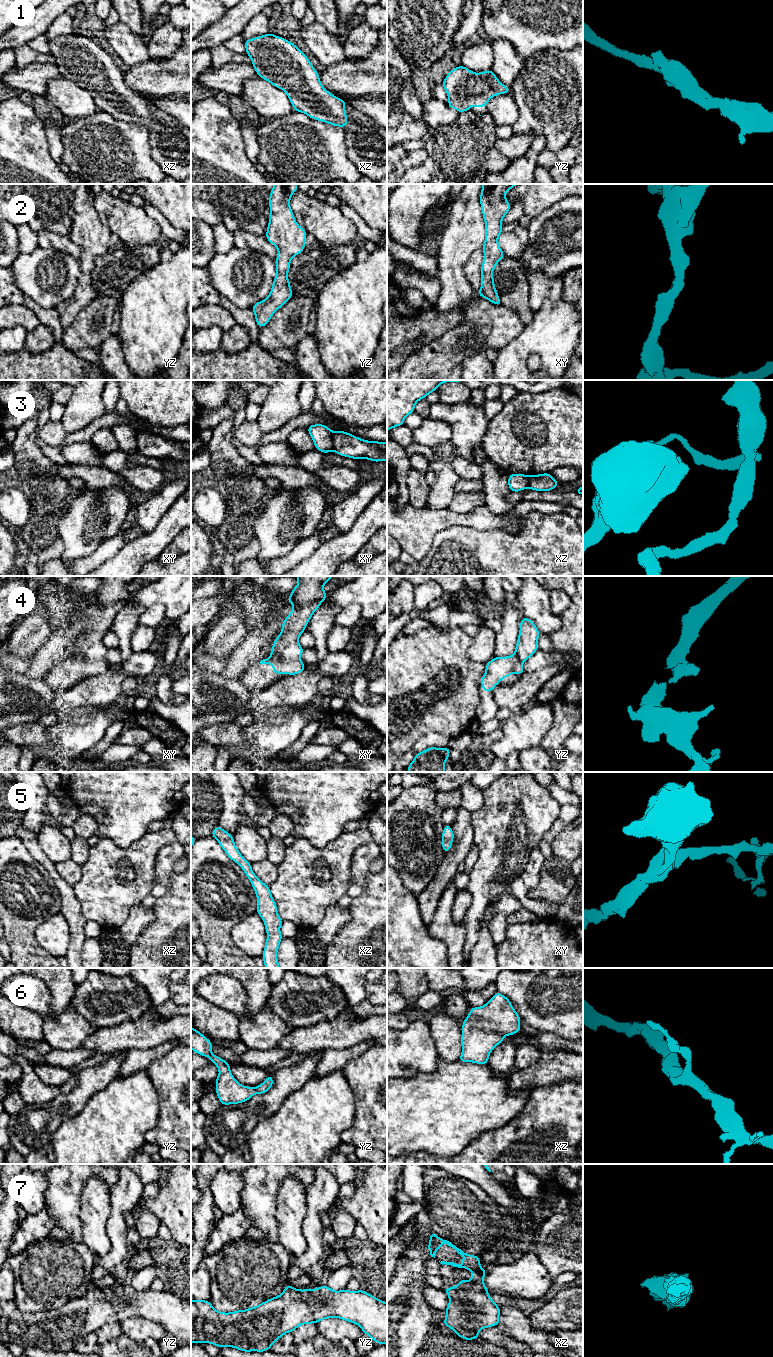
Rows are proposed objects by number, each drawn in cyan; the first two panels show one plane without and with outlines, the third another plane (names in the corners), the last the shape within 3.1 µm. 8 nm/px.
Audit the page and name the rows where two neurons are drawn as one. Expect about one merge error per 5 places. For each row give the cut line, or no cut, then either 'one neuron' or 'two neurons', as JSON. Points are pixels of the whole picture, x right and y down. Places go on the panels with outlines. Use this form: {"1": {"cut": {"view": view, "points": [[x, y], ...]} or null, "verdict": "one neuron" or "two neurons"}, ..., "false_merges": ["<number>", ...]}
{"1": {"cut": null, "verdict": "one neuron"}, "2": {"cut": null, "verdict": "one neuron"}, "3": {"cut": {"view": "xy", "points": [[334, 432], [332, 449]]}, "verdict": "two neurons"}, "4": {"cut": null, "verdict": "one neuron"}, "5": {"cut": null, "verdict": "one neuron"}, "6": {"cut": null, "verdict": "one neuron"}, "7": {"cut": null, "verdict": "one neuron"}, "false_merges": ["3"]}

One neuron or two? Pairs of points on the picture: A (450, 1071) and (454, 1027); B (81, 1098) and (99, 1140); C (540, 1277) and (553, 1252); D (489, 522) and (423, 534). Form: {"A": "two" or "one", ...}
{"A": "two", "B": "two", "C": "two", "D": "one"}

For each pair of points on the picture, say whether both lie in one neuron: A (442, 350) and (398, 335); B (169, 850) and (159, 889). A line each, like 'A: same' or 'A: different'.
A: different
B: same

